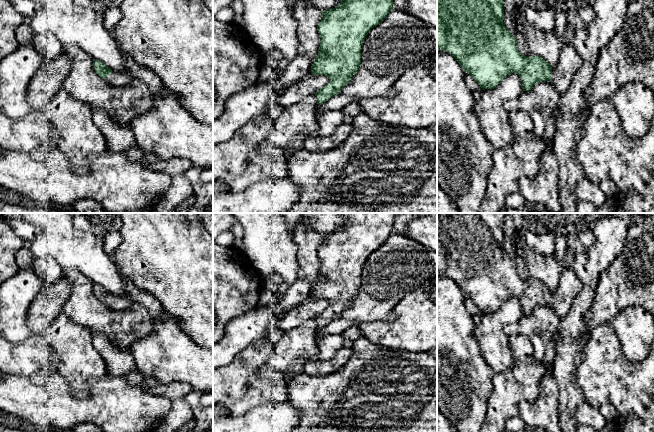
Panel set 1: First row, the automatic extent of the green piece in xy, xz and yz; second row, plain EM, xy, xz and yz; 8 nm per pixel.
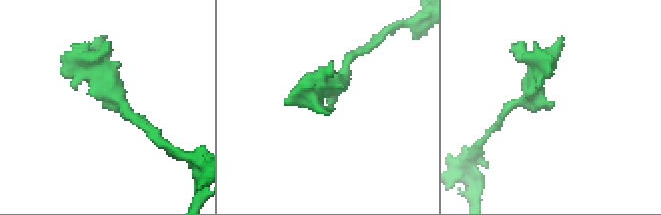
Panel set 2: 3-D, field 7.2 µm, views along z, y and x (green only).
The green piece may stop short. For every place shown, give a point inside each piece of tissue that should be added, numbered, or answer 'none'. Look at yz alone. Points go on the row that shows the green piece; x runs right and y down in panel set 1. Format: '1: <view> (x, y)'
1: yz (568, 64)

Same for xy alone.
1: xy (117, 80)

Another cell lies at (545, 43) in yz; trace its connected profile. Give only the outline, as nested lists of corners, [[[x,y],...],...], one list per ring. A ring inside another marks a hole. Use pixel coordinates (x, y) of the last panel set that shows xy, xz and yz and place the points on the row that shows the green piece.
[[[524,21],[527,46],[532,56],[540,56],[553,68],[565,44],[563,37],[558,37],[553,30],[542,30]]]

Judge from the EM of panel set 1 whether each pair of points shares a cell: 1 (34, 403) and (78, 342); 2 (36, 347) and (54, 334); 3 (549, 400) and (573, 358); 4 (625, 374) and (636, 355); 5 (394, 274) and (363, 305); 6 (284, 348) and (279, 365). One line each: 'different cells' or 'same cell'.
1: different cells
2: different cells
3: different cells
4: different cells
5: same cell
6: same cell

